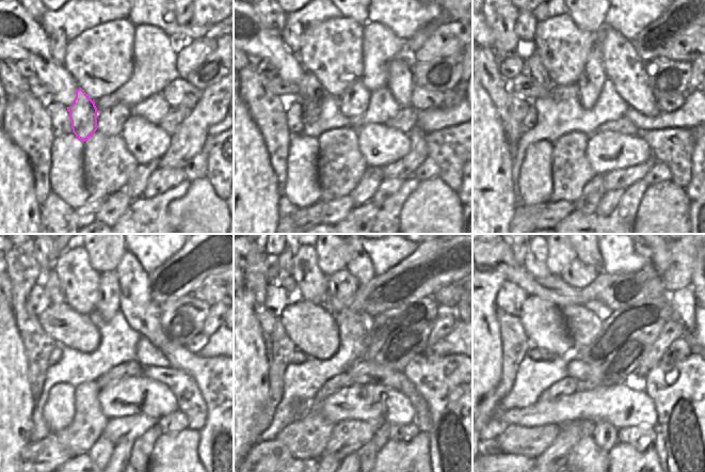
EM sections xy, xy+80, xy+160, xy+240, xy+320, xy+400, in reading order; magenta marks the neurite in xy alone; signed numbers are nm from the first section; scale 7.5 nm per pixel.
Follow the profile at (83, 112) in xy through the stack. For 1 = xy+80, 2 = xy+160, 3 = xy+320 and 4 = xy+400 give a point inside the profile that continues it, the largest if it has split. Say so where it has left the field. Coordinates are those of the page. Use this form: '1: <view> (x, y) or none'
1: xy+80 (310, 93)
2: xy+160 (533, 66)
3: xy+320 (282, 263)
4: xy+400 (518, 255)

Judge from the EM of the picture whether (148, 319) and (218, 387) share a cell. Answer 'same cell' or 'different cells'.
same cell

